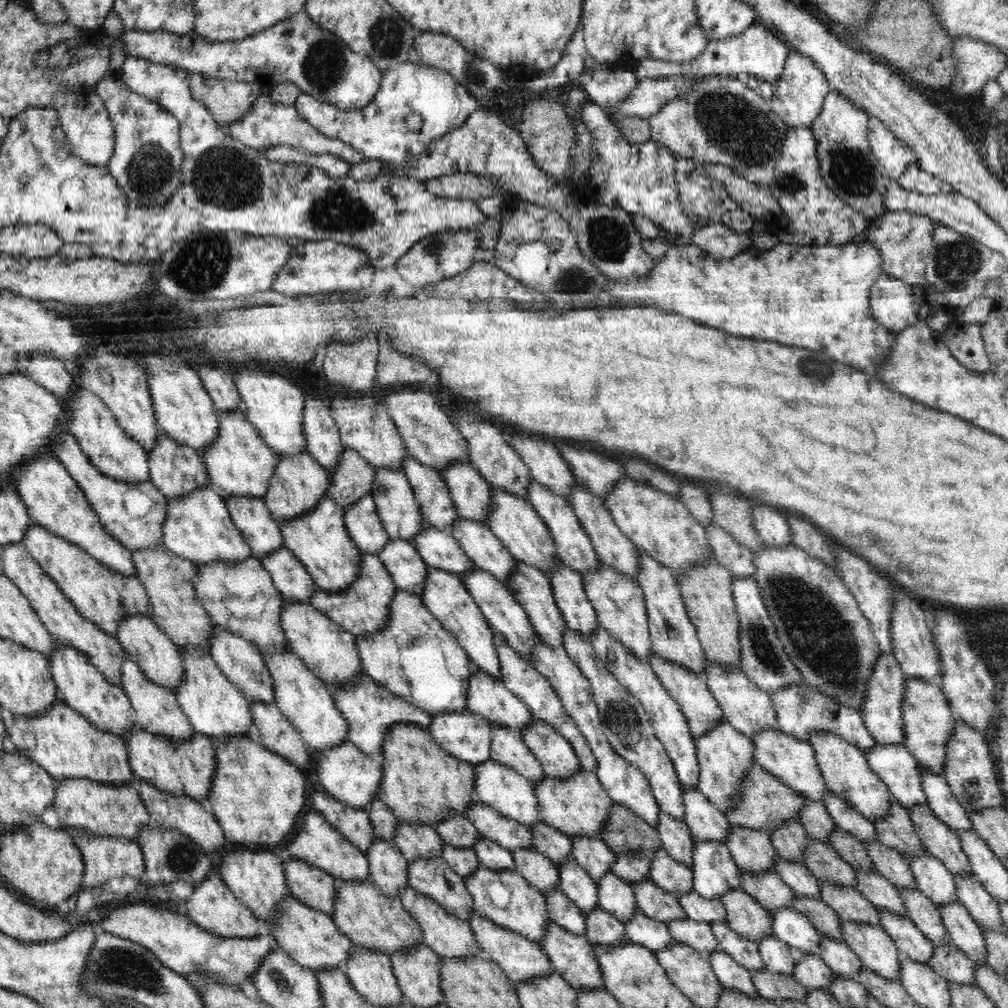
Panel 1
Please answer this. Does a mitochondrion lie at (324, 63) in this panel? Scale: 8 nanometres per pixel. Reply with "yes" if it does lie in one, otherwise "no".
yes

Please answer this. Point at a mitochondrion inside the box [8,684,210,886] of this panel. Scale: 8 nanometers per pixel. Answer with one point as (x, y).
(182, 858)

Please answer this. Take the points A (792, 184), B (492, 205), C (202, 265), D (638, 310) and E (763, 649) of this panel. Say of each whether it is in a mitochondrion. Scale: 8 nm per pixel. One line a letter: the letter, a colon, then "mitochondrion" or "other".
A: mitochondrion
B: other
C: mitochondrion
D: other
E: mitochondrion

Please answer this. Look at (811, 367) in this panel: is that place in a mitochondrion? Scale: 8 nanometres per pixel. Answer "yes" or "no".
yes

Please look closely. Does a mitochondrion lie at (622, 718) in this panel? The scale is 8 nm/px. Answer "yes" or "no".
yes

